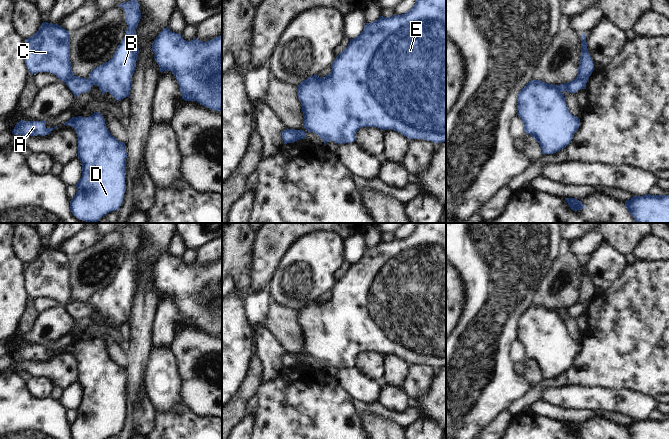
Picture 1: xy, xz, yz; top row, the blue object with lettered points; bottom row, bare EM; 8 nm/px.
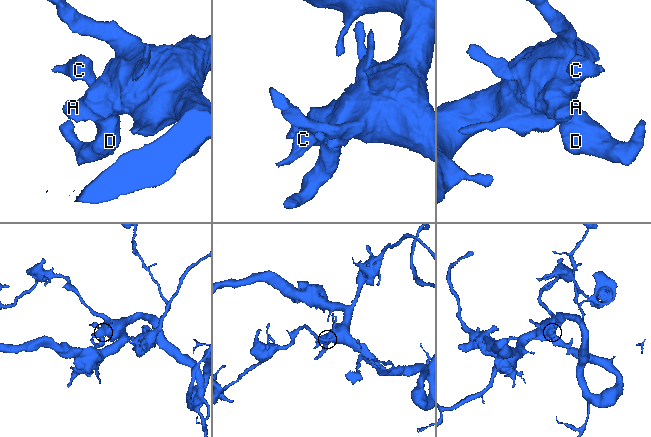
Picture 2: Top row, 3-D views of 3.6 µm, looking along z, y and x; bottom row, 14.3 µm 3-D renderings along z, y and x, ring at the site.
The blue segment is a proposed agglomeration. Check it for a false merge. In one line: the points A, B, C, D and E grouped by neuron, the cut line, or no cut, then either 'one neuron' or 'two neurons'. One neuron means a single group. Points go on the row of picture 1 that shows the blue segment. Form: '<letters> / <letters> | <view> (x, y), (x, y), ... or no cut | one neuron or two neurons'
A B D E / C | xz (290, 129), (300, 138) | two neurons

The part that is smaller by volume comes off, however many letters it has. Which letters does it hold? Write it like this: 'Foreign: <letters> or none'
Foreign: C

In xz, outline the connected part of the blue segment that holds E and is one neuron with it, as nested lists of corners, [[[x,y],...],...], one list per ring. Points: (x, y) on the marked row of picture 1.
[[[416,0],[413,7],[402,15],[380,16],[372,23],[366,23],[363,31],[335,58],[330,74],[321,78],[317,74],[308,77],[297,86],[297,96],[303,112],[303,126],[308,132],[316,133],[324,145],[328,141],[352,143],[356,141],[356,132],[361,127],[378,127],[381,130],[398,131],[408,139],[424,139],[433,143],[446,141],[446,0]]]

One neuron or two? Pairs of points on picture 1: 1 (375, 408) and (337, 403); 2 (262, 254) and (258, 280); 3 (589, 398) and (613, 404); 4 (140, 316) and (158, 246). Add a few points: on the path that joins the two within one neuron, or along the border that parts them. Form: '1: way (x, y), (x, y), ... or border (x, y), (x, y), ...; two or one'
1: border (352, 399), (352, 404), (359, 413); two
2: way (262, 260), (261, 274); one
3: way (595, 398), (607, 398); one
4: way (145, 299), (145, 263); one

